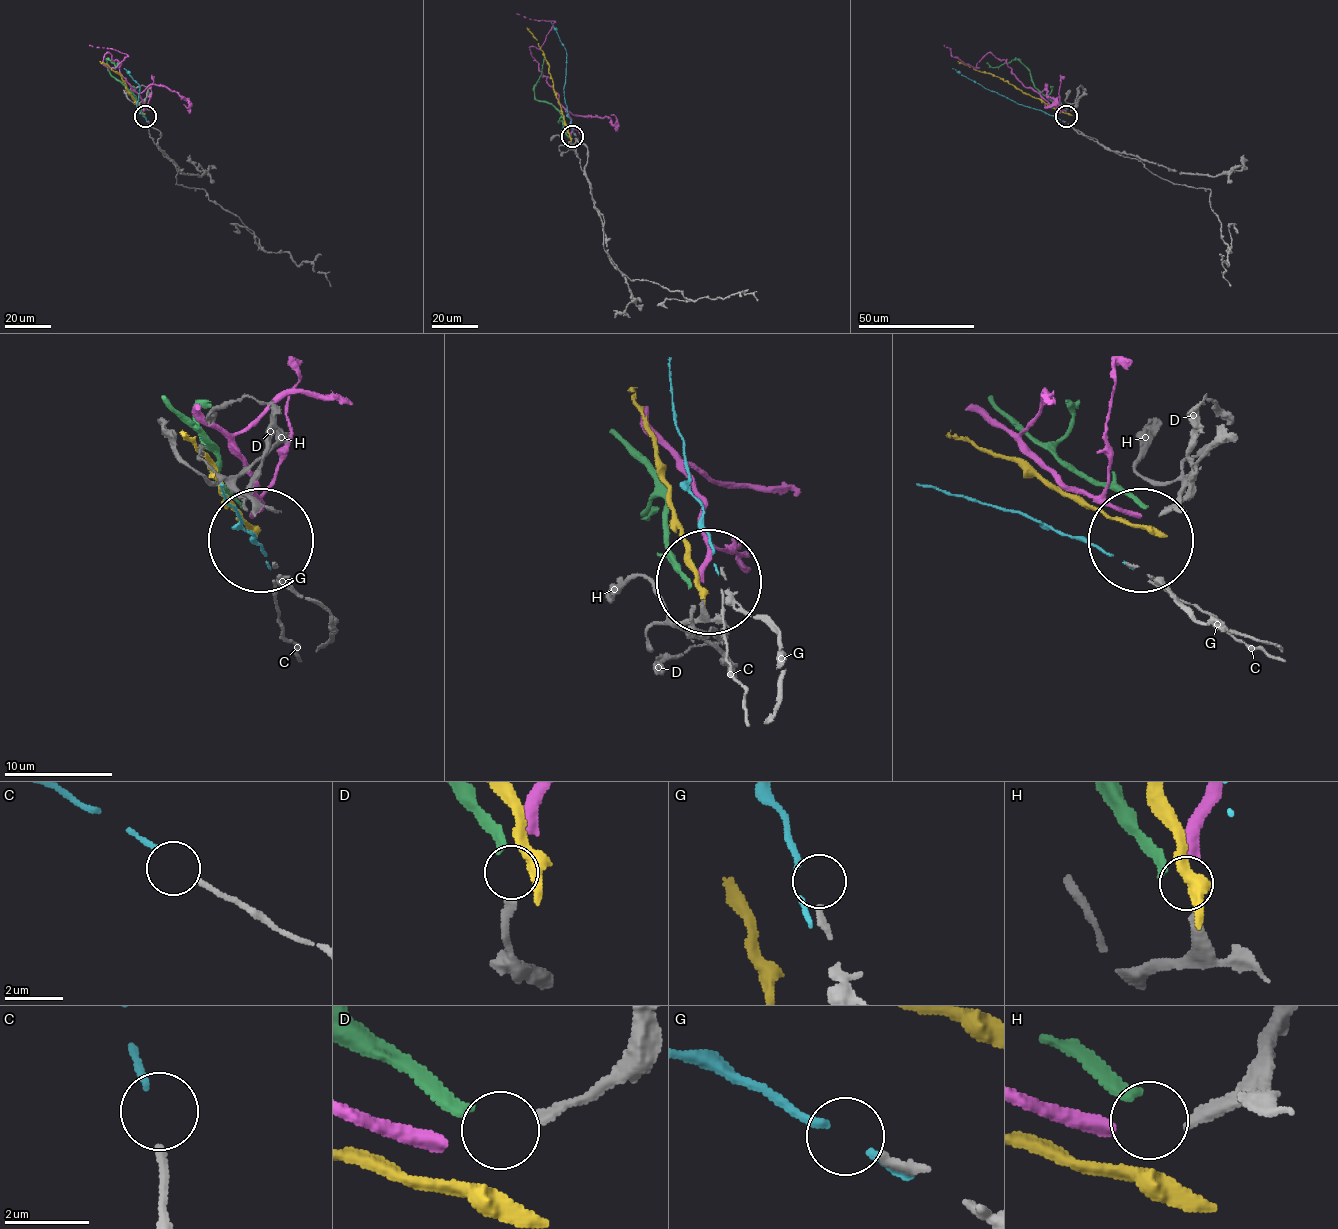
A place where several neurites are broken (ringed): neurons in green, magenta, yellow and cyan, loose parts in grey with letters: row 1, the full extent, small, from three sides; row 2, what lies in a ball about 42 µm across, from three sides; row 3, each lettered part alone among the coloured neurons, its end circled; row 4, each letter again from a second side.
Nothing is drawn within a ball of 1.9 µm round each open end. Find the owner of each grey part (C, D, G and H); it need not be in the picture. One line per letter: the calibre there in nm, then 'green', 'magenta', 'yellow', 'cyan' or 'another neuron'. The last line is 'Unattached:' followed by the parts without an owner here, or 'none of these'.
C: 190 nm | cyan
D: 220 nm | green
G: 240 nm | another neuron
H: 320 nm | magenta
Unattached: G

